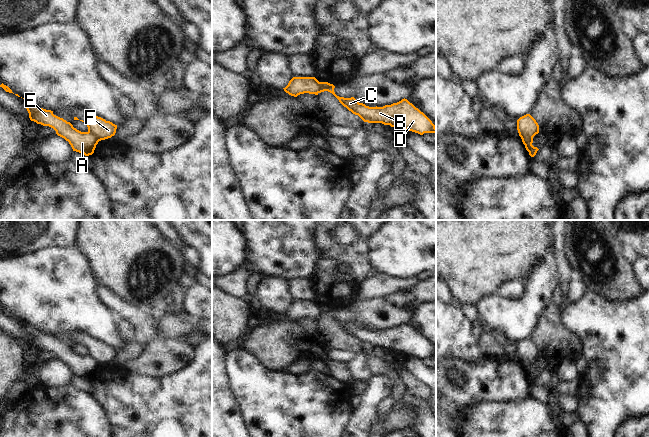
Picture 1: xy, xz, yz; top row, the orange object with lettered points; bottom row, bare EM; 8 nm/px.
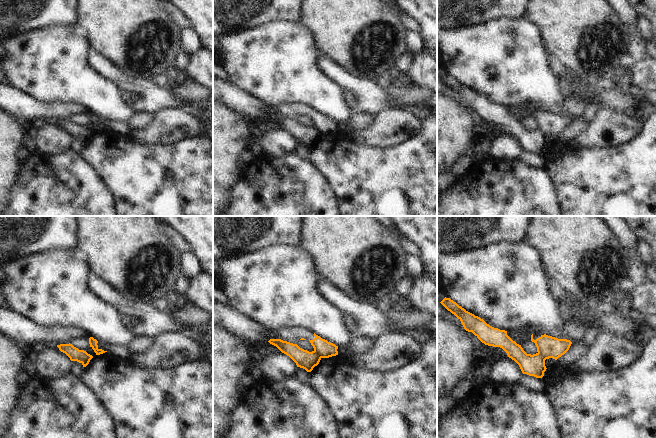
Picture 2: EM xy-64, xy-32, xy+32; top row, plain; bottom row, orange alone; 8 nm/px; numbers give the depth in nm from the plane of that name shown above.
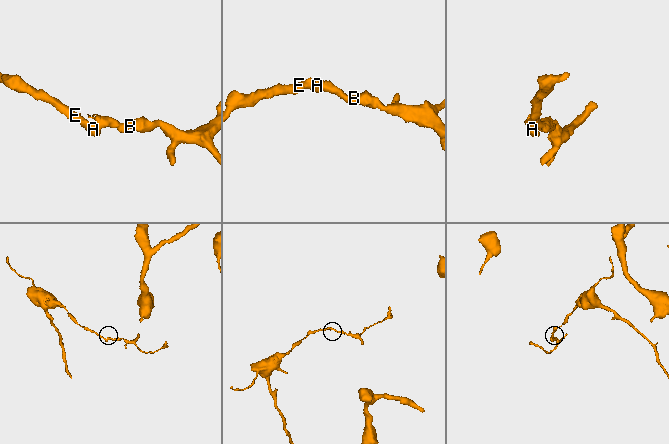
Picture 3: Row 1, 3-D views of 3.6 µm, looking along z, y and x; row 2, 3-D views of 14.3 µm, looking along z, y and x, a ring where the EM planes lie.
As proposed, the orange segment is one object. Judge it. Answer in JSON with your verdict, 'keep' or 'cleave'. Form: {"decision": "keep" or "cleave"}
{"decision": "cleave"}

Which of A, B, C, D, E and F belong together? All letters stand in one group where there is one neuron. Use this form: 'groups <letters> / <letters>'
groups A E / B C D F

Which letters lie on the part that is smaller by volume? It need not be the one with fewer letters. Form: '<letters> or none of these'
B, C, D, F

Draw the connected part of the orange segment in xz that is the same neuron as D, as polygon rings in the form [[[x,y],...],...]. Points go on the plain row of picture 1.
[[[328,306],[319,307],[319,317],[328,315],[353,338],[358,339],[364,346],[382,347],[398,353],[412,355],[423,359],[424,357],[436,357],[436,351],[432,345],[407,323],[383,331],[369,331],[359,327],[354,321],[339,321],[334,316],[335,310]]]

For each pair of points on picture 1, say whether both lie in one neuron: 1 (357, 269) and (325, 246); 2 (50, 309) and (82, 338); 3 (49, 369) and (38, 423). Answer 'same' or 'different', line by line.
1: same
2: different
3: different

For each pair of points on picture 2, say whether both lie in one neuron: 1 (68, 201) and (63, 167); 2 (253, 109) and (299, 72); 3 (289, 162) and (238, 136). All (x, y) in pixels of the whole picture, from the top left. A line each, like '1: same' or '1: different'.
1: same
2: different
3: different

